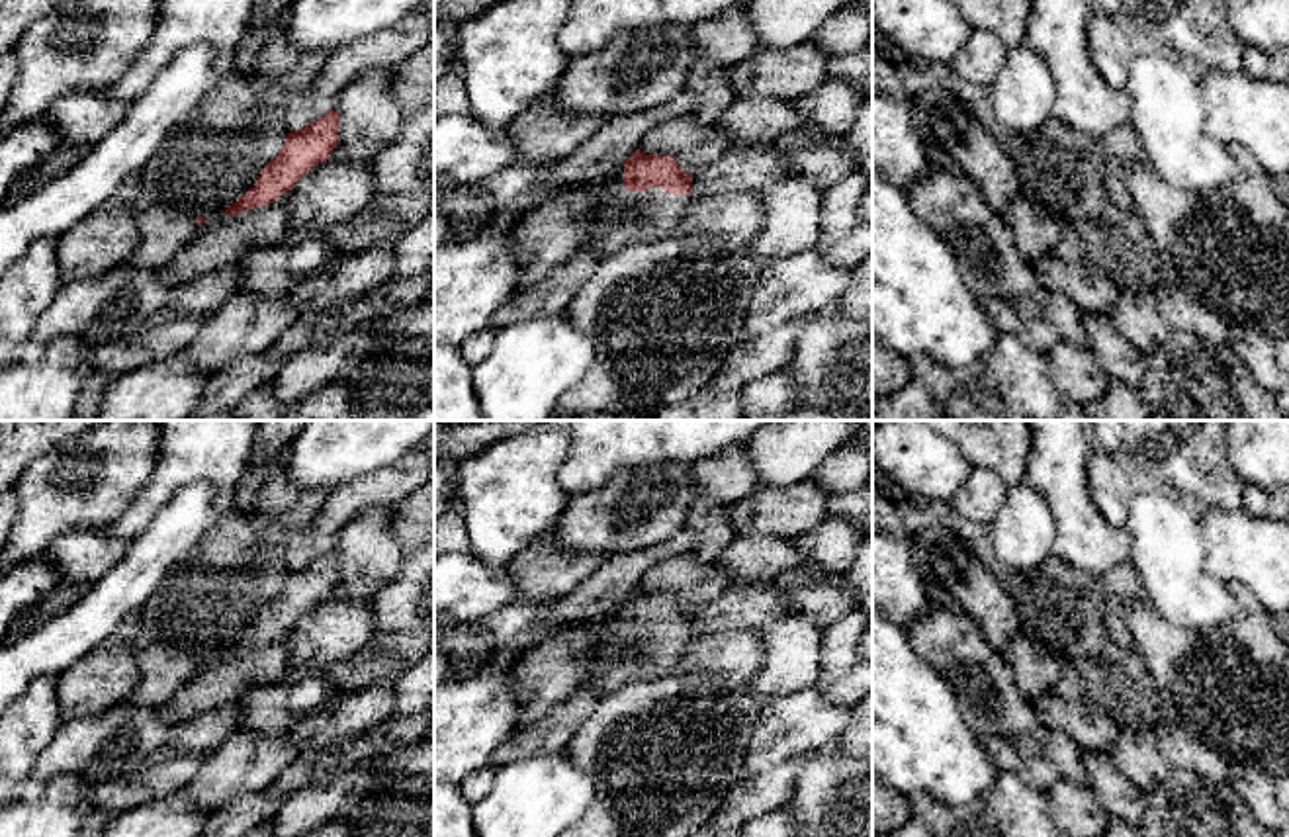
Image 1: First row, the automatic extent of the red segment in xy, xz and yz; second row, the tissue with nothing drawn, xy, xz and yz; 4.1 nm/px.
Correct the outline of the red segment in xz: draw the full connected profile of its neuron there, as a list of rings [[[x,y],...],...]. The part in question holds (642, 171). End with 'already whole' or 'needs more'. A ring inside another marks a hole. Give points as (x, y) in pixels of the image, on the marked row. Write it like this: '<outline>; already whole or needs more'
[[[638,149],[606,180],[608,190],[597,198],[593,231],[581,250],[597,258],[671,237],[692,203],[692,174],[673,156]]]; needs more

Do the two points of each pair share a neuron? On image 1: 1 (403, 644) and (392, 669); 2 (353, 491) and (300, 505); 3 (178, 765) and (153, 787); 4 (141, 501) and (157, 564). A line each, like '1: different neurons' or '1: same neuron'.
1: same neuron
2: different neurons
3: same neuron
4: different neurons

